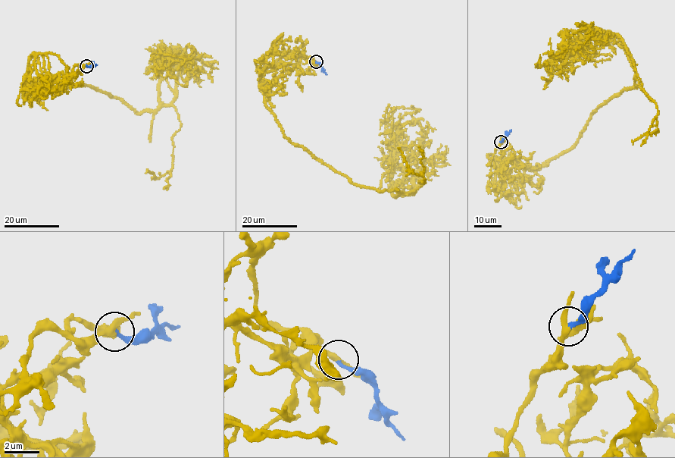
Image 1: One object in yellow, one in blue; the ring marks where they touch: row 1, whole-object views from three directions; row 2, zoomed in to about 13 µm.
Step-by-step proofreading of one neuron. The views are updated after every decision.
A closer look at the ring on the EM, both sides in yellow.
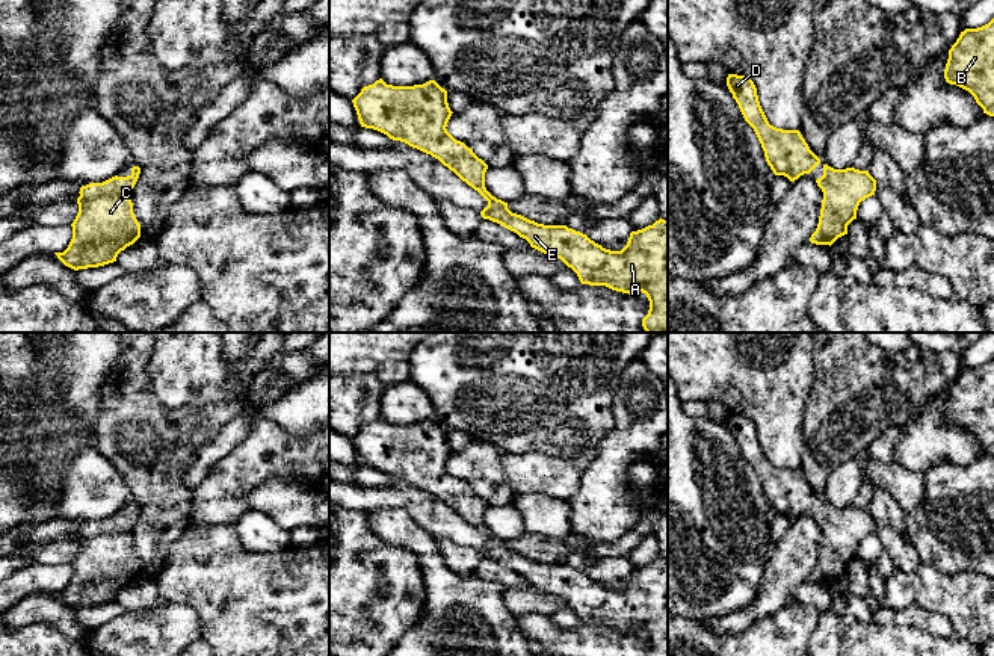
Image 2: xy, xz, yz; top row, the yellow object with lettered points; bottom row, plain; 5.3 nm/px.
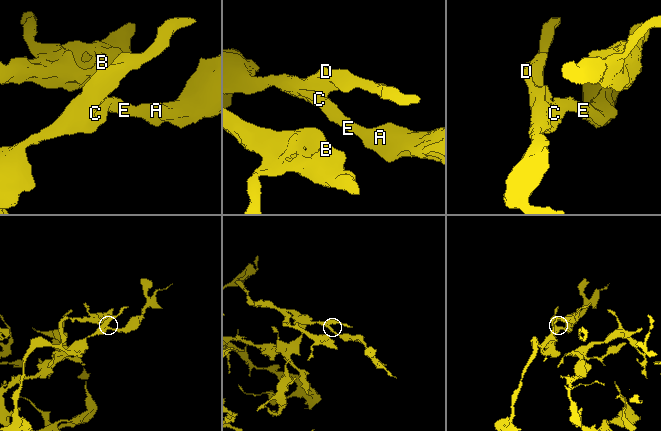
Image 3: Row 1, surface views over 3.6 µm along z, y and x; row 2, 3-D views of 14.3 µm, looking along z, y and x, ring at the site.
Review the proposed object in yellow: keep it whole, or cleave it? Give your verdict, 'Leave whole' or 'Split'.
Leave whole

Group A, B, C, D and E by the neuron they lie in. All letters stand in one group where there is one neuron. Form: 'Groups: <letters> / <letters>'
Groups: A B C D E

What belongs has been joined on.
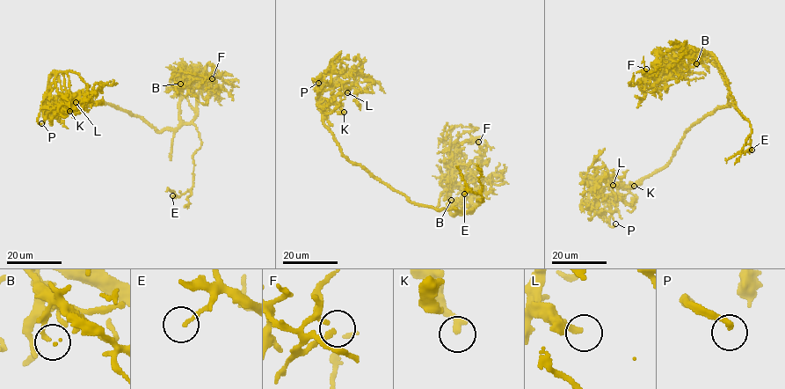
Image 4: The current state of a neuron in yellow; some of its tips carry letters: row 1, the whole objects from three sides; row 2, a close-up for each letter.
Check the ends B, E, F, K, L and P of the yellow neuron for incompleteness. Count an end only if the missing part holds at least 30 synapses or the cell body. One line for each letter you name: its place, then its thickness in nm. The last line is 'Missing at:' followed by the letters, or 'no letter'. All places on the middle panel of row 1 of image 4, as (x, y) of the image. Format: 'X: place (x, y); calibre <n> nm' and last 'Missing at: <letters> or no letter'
E: place (464, 194); calibre 130 nm
L: place (347, 92); calibre 200 nm
P: place (318, 83); calibre 240 nm
Missing at: E, L, P

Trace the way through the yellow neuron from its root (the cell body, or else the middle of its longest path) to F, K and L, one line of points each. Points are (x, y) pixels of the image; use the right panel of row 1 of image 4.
F: (696, 122), (717, 107), (730, 104), (719, 68), (683, 52), (673, 55), (651, 74), (643, 74), (646, 69)
K: (696, 122), (661, 168), (628, 185), (617, 187), (608, 176), (615, 187), (626, 188), (629, 183), (634, 186)
L: (696, 122), (664, 166), (635, 184), (620, 186), (591, 175), (599, 192), (606, 183), (613, 185)

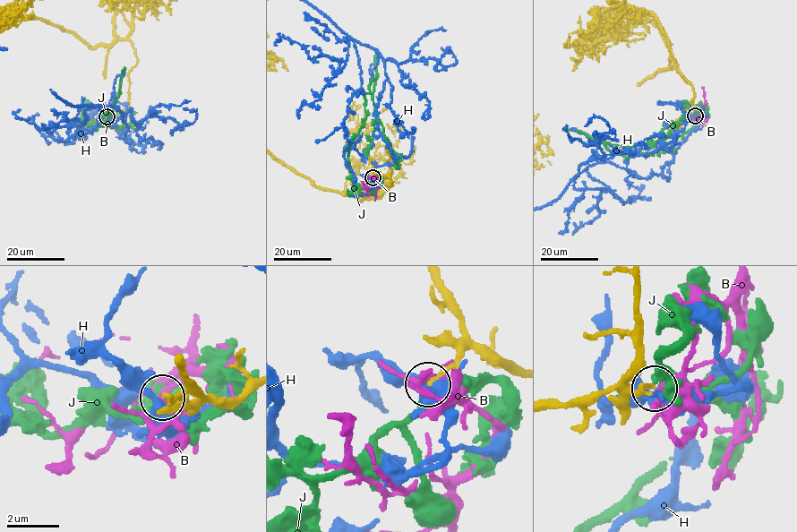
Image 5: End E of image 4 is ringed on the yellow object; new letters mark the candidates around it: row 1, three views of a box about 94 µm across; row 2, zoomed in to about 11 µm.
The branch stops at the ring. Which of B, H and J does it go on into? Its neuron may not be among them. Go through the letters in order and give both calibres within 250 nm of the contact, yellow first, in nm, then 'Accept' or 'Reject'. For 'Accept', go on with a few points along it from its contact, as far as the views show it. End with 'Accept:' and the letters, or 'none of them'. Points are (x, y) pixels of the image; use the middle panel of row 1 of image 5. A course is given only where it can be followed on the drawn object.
B: Thickness 130 nm (yellow) against 140 nm. Accept. Its course: (372, 177), (381, 183), (373, 190), (364, 187), (361, 181)
H: Thickness 130 nm (yellow) against 380 nm. Reject
J: Thickness 130 nm (yellow) against 440 nm. Reject
Accept: B

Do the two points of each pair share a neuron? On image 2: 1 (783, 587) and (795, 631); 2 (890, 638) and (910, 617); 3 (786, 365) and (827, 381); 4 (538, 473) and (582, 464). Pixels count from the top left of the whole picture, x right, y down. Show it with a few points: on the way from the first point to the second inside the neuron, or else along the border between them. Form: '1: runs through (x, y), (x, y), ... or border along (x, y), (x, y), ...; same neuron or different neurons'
1: border along (793, 600), (756, 620); different neurons
2: border along (893, 623), (916, 626), (935, 635); different neurons
3: border along (814, 348), (814, 383), (804, 410); different neurons
4: runs through (549, 473), (568, 473), (571, 470); same neuron

